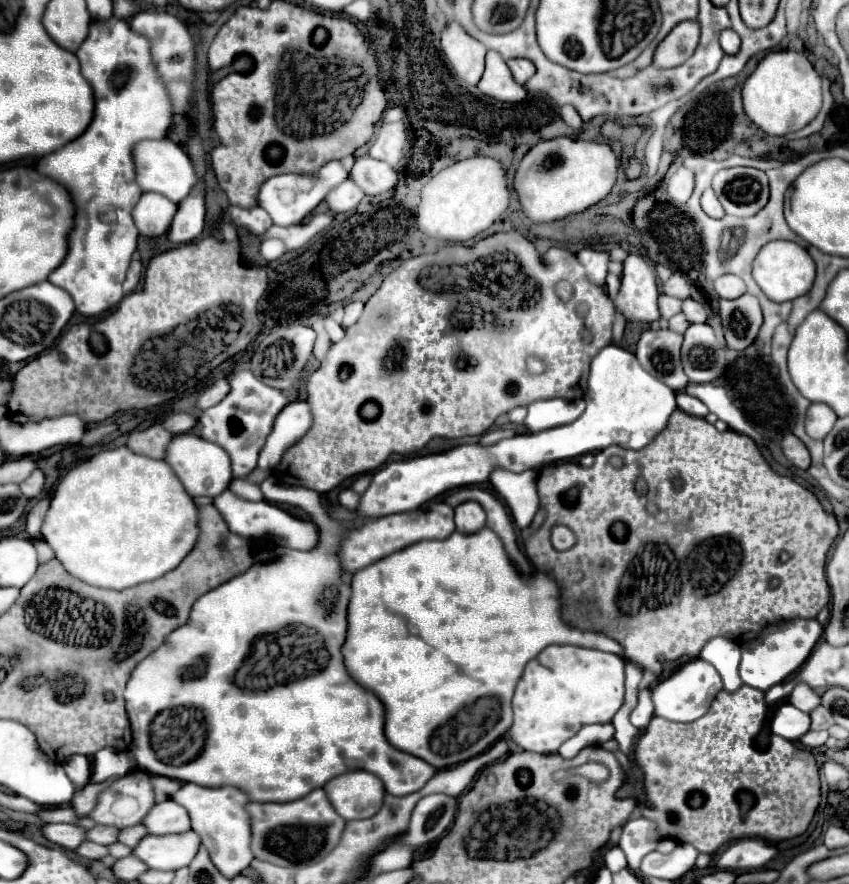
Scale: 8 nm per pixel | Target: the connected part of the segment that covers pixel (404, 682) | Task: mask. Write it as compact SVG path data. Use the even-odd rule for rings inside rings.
M483 529L479 533L473 533L471 537L463 535L463 533L453 533L451 537L443 539L443 541L421 541L415 543L399 553L393 553L389 557L385 557L383 561L377 561L373 565L369 565L367 569L361 569L353 575L351 581L351 605L349 605L349 633L347 633L347 641L343 645L343 657L345 657L345 665L349 669L349 673L353 673L353 679L371 689L385 705L387 715L385 715L385 735L389 739L389 743L393 747L397 747L399 751L405 751L409 755L415 755L423 761L427 761L429 765L433 765L435 769L445 769L445 767L453 767L459 765L471 757L477 757L479 753L483 753L487 747L491 747L497 739L505 737L505 733L511 727L513 721L513 713L511 713L511 697L515 691L517 681L523 675L525 665L535 659L547 645L551 643L571 643L571 645L581 645L581 647L595 647L601 651L609 651L615 655L623 655L623 647L603 635L603 633L595 633L595 631L581 631L575 629L571 625L567 625L561 617L561 587L555 581L555 577L551 573L543 573L537 571L533 575L521 575L515 565L511 563L501 539L491 533L491 529Z

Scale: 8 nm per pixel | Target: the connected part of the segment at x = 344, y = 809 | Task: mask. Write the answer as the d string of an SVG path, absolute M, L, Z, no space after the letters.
M367 771L339 775L325 785L325 791L335 811L347 821L373 817L381 809L385 797L383 781Z

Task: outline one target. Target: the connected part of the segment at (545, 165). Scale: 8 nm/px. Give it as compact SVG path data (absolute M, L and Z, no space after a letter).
M555 137L537 143L523 157L515 175L515 189L525 215L533 223L549 223L571 213L581 213L605 199L617 181L617 171L619 159L607 143Z

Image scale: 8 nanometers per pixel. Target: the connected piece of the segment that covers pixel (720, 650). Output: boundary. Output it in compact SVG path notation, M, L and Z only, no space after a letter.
M715 637L701 649L699 657L711 663L719 671L724 690L733 693L741 687L741 677L739 677L741 649L735 641L725 637Z

